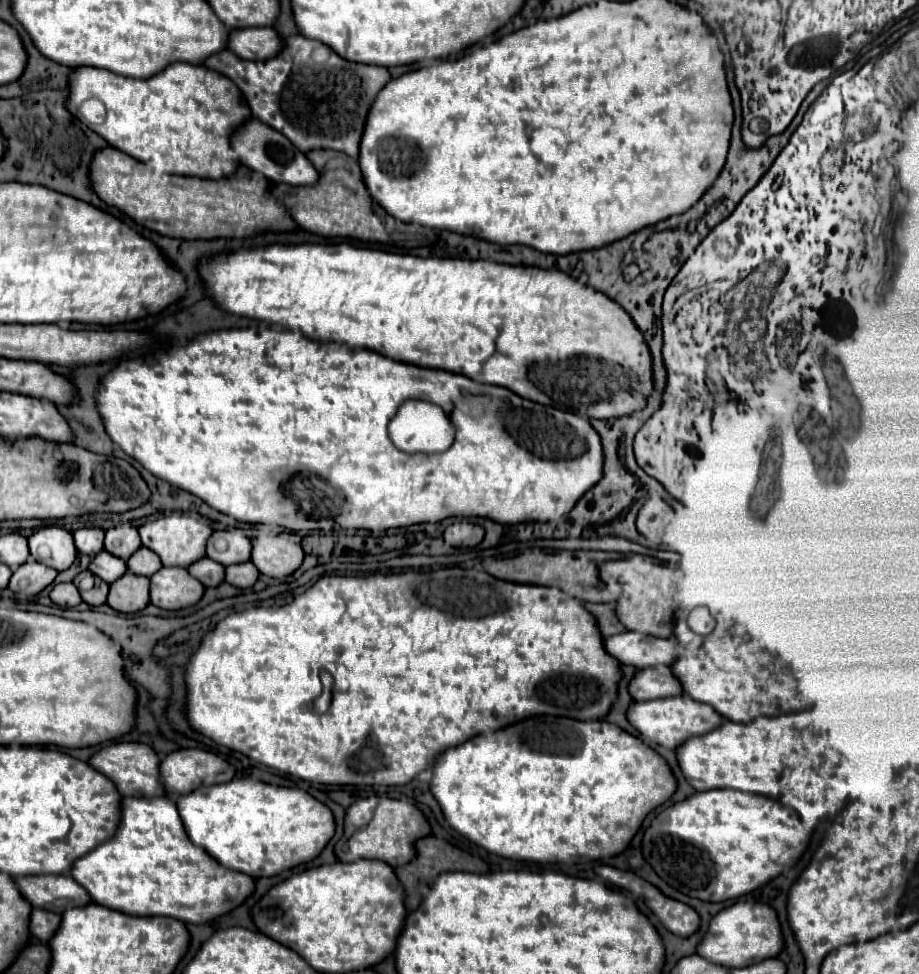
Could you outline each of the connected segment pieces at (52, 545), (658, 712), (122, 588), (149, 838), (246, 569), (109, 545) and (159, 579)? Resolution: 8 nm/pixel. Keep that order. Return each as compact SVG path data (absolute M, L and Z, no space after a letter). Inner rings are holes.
M43 527L29 537L29 549L37 563L65 571L73 565L77 549L73 535L61 527Z
M681 695L681 697L667 697L657 701L637 701L629 709L629 721L645 739L675 751L675 747L679 747L689 737L697 737L717 729L723 723L723 717L711 705L699 703L689 695L685 697Z
M125 573L111 585L107 605L121 613L137 613L149 605L149 579Z
M125 797L121 813L121 825L115 837L101 843L85 857L77 859L71 869L71 877L89 891L95 903L127 915L161 915L201 925L233 911L255 891L253 877L219 865L211 855L203 851L203 847L195 847L191 843L187 831L183 831L183 821L179 819L177 805L169 797Z
M251 561L249 563L241 563L241 565L231 565L231 567L227 567L225 573L227 573L225 581L231 583L233 587L239 587L239 589L253 587L257 577L259 577L259 571Z
M113 527L105 533L105 549L119 557L129 559L141 547L141 539L135 527Z
M163 567L151 577L151 603L159 609L179 611L201 601L205 587L183 567Z

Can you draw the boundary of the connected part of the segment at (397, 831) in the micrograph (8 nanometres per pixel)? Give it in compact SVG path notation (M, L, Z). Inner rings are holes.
M367 797L347 809L345 833L343 839L335 845L335 853L341 861L379 859L391 867L399 867L415 859L415 841L427 837L429 833L431 825L413 803L389 797Z

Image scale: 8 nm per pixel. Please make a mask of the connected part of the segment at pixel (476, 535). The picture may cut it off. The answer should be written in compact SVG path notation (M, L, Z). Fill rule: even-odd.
M467 521L453 523L445 529L445 543L451 547L475 547L481 543L485 531L483 527Z

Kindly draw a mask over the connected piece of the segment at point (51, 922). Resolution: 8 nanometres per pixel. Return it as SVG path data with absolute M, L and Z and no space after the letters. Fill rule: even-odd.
M33 909L31 913L31 933L41 941L51 941L55 931L59 929L61 915L45 911L45 909Z

